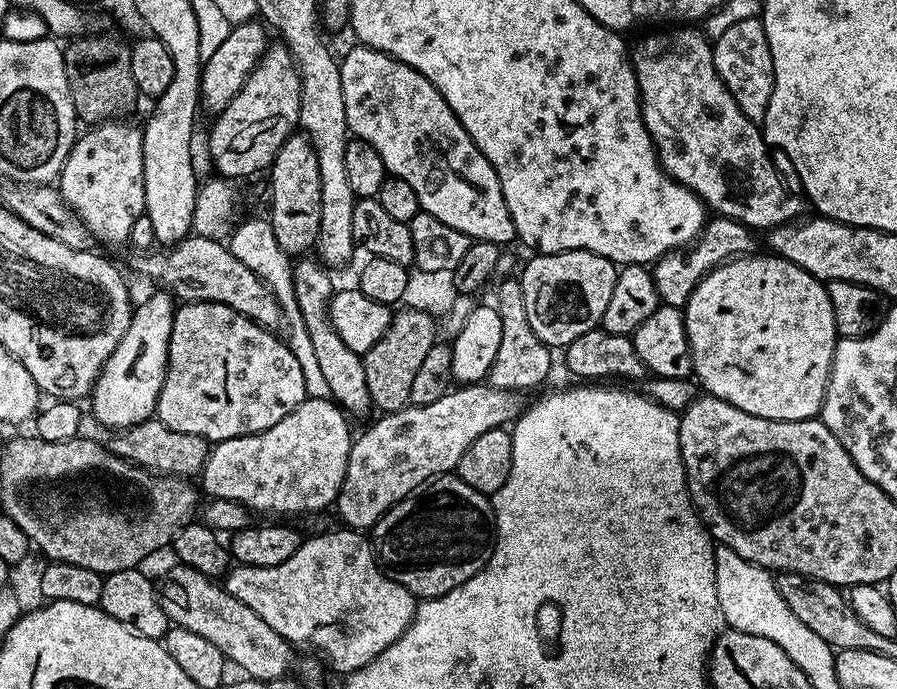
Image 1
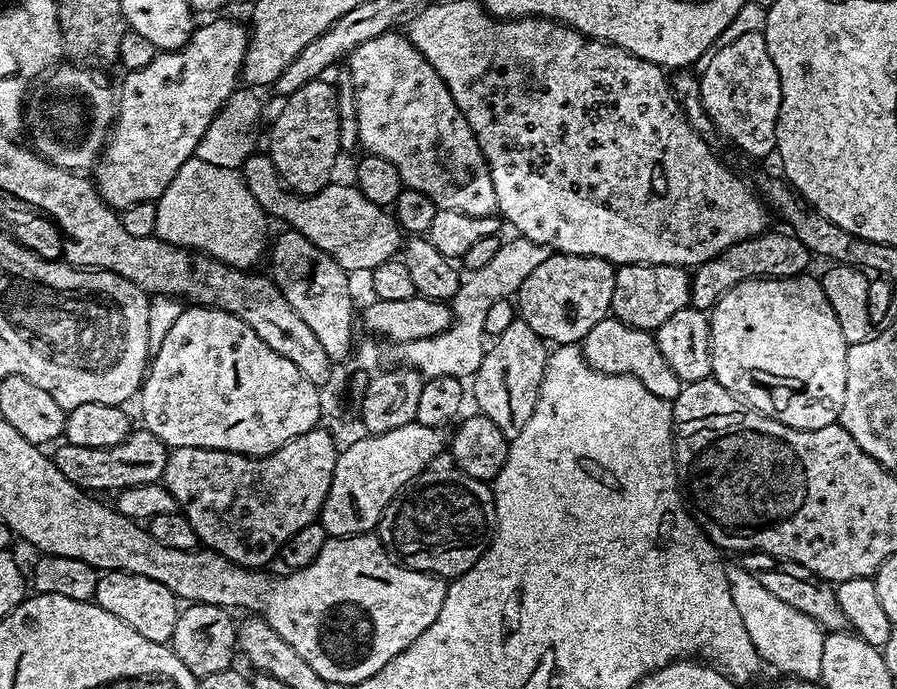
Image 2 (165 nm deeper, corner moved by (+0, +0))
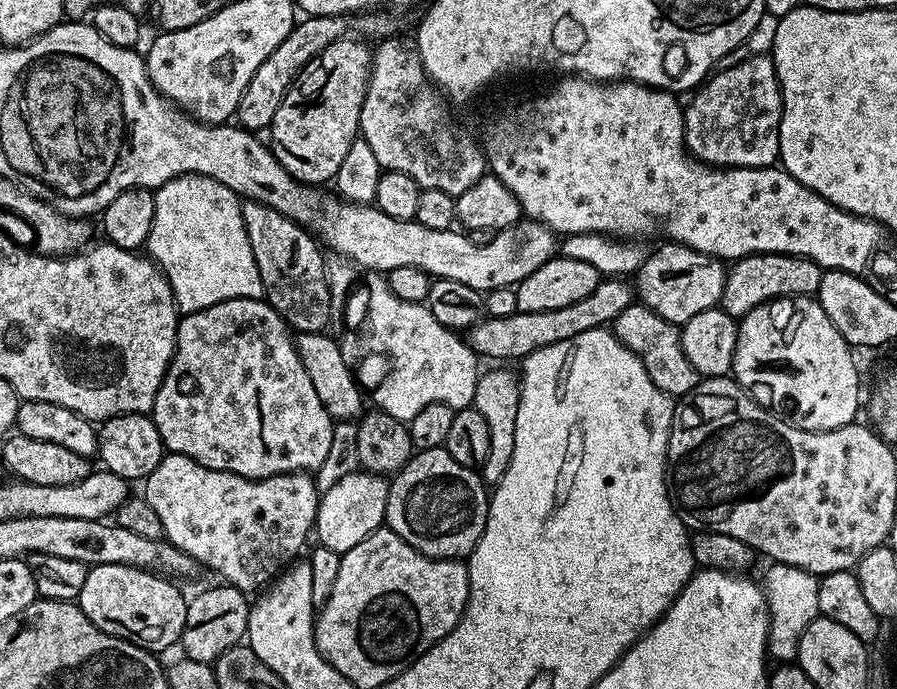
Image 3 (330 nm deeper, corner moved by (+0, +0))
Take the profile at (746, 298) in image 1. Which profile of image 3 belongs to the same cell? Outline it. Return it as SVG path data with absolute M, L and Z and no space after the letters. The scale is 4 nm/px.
M783 296L777 300L771 300L769 304L763 304L754 310L750 310L750 314L746 314L739 321L739 326L738 346L734 350L731 375L737 384L741 384L746 389L749 396L753 398L764 398L760 396L768 396L768 400L766 399L767 407L775 415L787 420L794 427L801 428L807 432L834 430L835 428L841 428L842 426L851 424L857 419L856 411L860 408L860 372L856 369L855 358L852 357L853 349L842 338L842 334L838 334L834 322L830 322L830 318L826 318L826 310L822 310L819 299L811 296Z

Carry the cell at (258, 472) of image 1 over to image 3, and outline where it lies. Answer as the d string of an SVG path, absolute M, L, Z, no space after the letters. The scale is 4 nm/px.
M177 452L163 456L142 487L144 500L162 522L164 539L194 558L197 565L205 564L217 572L225 585L245 594L271 584L301 555L300 547L308 536L310 540L321 498L315 479L307 472L247 480L238 474L210 470Z

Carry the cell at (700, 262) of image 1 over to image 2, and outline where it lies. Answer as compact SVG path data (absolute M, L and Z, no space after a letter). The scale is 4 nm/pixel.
M769 230L763 232L761 236L746 238L734 246L722 250L722 254L696 265L691 273L691 307L711 313L712 307L718 302L718 298L722 298L722 294L726 294L726 290L738 286L738 282L763 280L765 278L781 280L782 278L805 275L811 269L808 267L811 266L812 260L814 261L814 253L791 231L783 231Z

